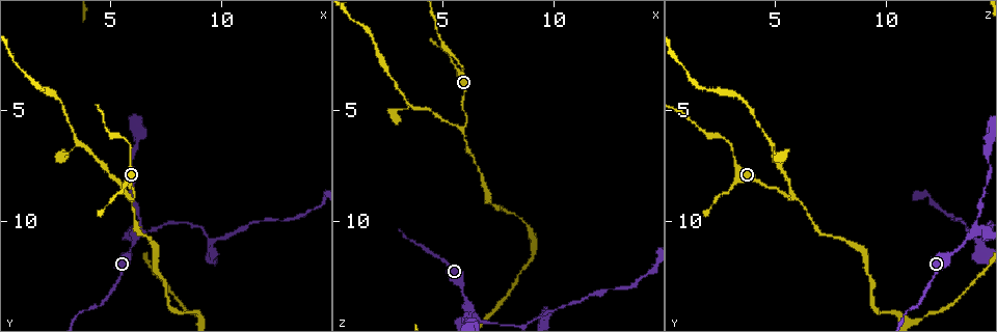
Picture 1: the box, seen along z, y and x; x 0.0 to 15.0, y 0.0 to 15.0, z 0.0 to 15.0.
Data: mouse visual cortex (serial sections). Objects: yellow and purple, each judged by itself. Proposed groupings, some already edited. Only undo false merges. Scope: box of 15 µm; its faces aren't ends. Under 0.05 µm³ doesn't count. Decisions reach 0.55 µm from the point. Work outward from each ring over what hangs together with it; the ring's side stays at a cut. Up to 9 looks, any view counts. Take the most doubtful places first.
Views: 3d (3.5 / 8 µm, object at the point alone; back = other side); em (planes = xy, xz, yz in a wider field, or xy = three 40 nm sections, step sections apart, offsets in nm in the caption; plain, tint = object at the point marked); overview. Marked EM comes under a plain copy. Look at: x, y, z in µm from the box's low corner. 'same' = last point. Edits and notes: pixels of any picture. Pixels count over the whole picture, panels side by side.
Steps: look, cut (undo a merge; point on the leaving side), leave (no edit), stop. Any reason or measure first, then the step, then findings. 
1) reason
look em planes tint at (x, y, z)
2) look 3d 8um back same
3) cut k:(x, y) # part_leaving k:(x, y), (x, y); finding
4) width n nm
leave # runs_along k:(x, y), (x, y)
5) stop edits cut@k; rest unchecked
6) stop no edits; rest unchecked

arms part here
look 3d 3.5um at (5.9, 8.9, 5.7)

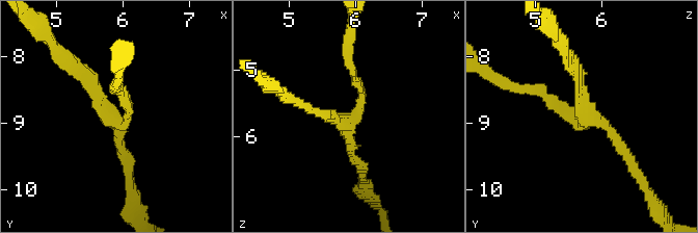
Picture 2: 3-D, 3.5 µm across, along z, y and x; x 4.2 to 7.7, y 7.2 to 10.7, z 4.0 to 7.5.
leave # runs_along 2:(541, 91), (602, 123), (635, 167); one cell here

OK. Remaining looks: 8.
look 3d 3.5um at (3.6, 6.6, 4.8)

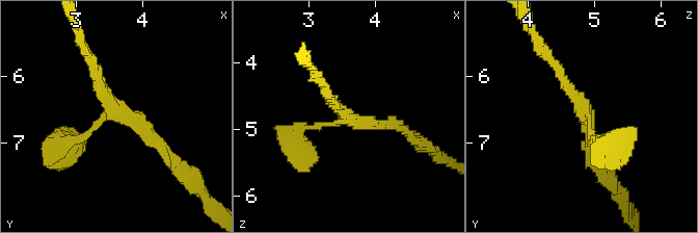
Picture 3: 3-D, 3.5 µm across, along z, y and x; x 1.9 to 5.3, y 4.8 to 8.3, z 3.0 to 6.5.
arms 3; arm_widths 100, 150, 200 nm
look em xy step 3 tint at (3.65, 6.50, 4.85)

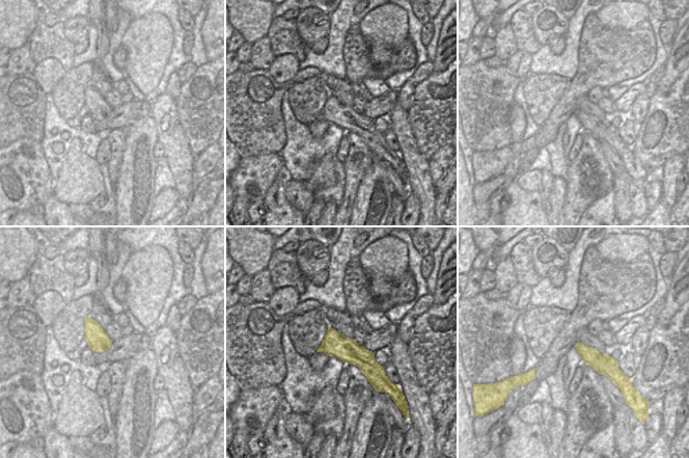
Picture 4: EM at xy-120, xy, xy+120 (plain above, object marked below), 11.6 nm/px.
width 280 nm
leave # runs_along 3:(168, 157), (105, 97), (88, 55); continuous, no second cell

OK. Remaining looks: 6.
abrupt turn
look 3d 8um at (6.3, 10.4, 14.0)

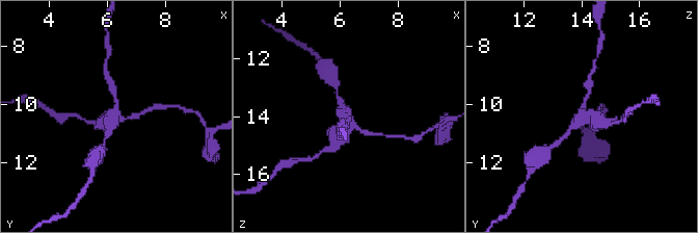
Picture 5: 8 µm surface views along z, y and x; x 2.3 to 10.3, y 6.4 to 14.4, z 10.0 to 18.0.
look 3d 3.5um at (6.2, 10.5, 14.0)

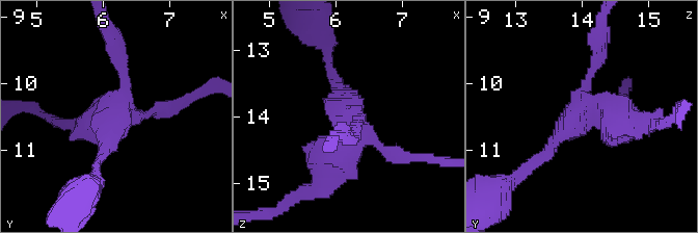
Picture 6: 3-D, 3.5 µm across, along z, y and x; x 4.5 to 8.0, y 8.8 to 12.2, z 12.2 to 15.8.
arms 4; arm_widths 150, 200, 200, 500 nm
look em xy step 3 tint at (6.20, 10.50, 14.00)

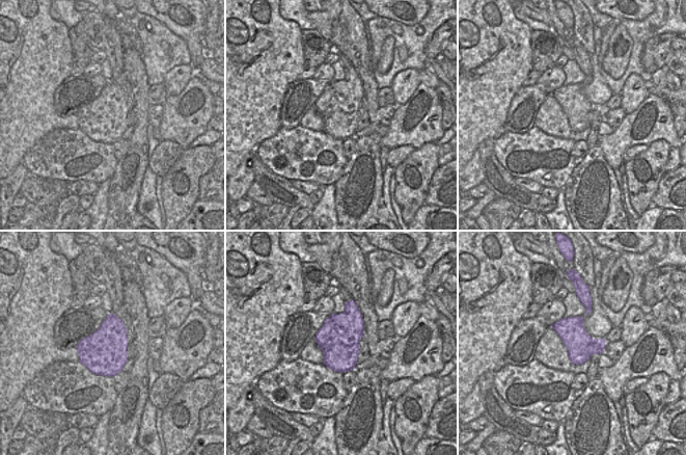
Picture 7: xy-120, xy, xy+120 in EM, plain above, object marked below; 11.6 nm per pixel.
cut 6:(618, 140) # part_leaving 6:(596, 115), (620, 112), (627, 86); two cells meet here

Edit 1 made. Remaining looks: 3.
thin neck
look 3d 3.5um at (1.9, 4.1, 2.0)

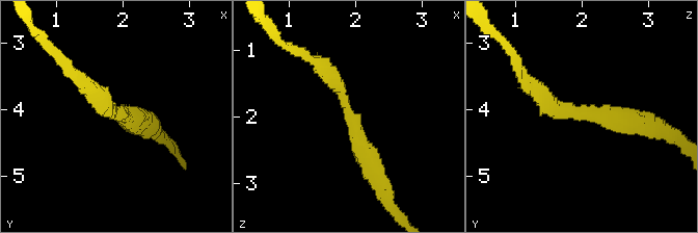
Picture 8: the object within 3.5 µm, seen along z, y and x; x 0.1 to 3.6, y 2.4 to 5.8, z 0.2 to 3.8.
arm_widths 250, 300 nm; now the EM
look em planes tint at (1.90, 4.05, 1.85)

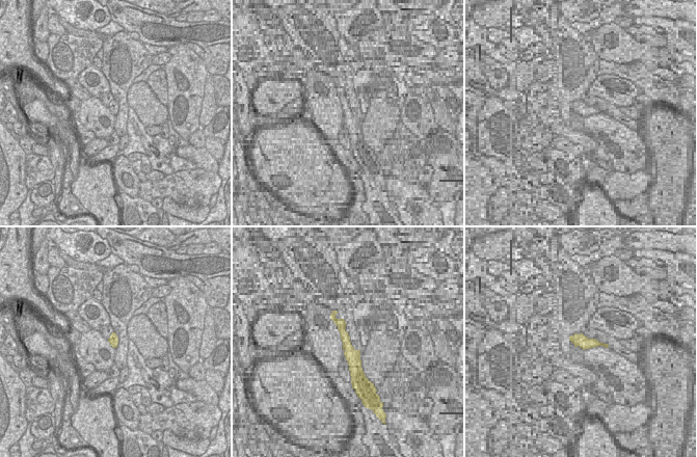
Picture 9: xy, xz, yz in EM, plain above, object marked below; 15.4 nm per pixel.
width 160 nm
leave # runs_along 8:(374, 167), (342, 91), (313, 61); all the same cell

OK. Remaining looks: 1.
stop edits cut@6; rest unchecked

